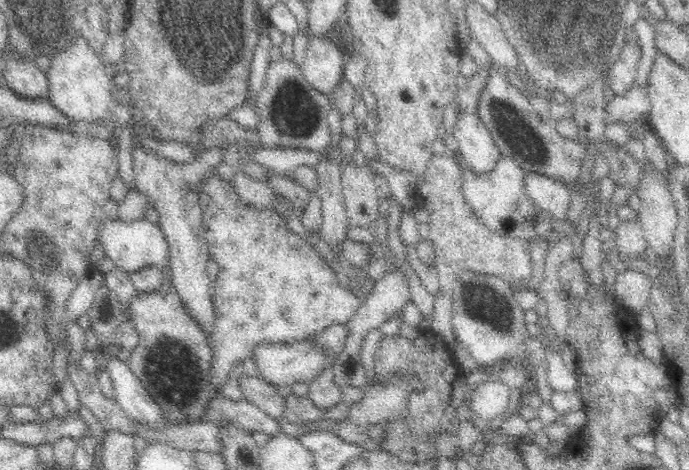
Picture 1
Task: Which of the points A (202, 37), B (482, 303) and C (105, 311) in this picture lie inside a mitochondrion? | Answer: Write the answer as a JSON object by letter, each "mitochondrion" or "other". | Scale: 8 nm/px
{"A":"mitochondrion","B":"mitochondrion","C":"other"}

